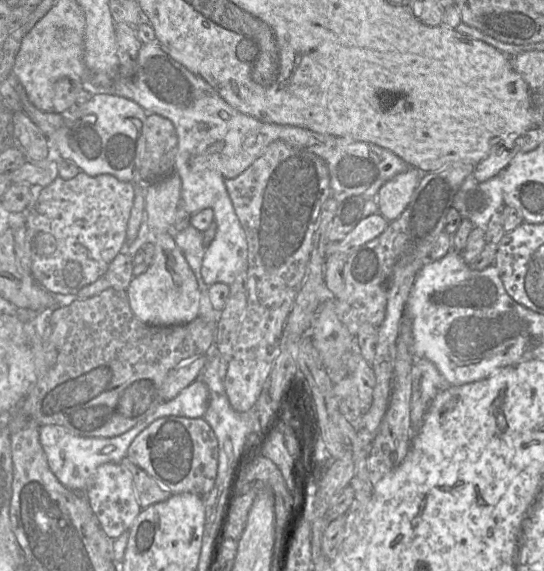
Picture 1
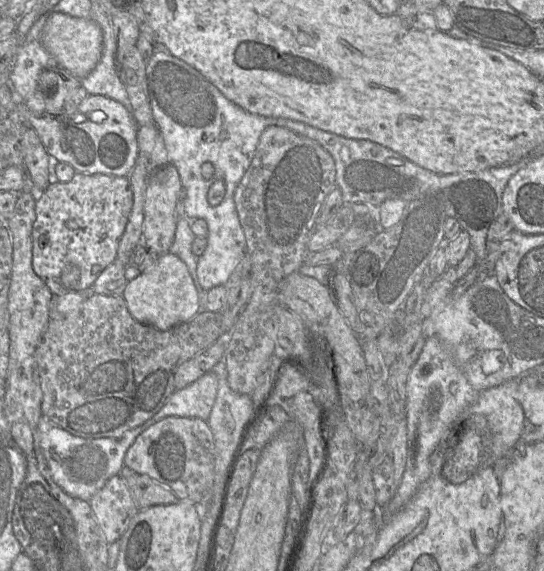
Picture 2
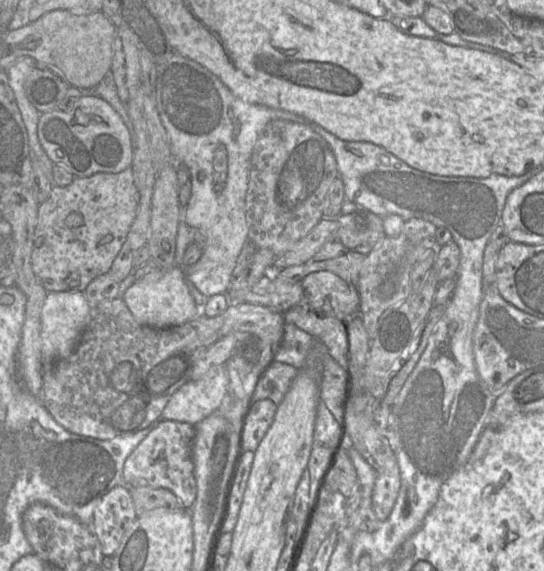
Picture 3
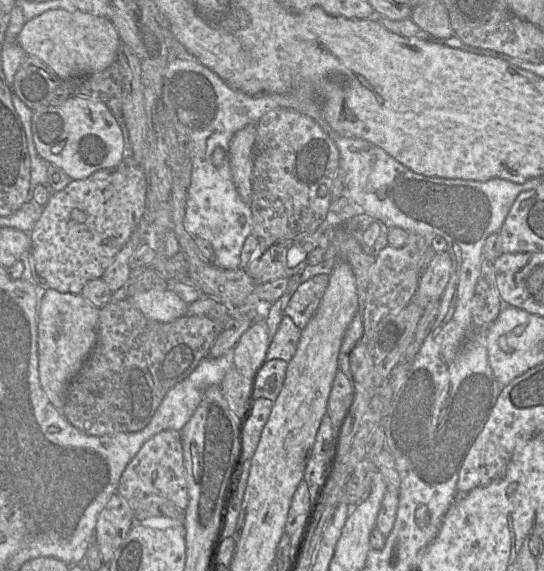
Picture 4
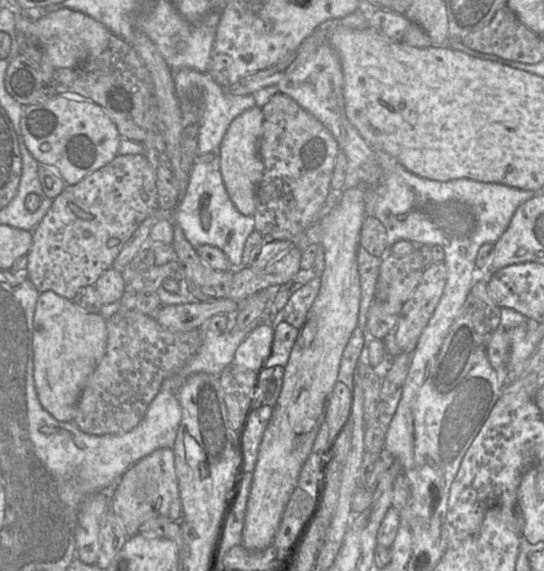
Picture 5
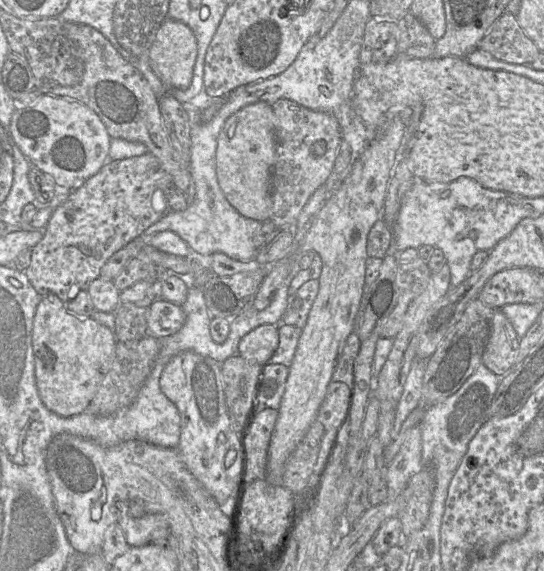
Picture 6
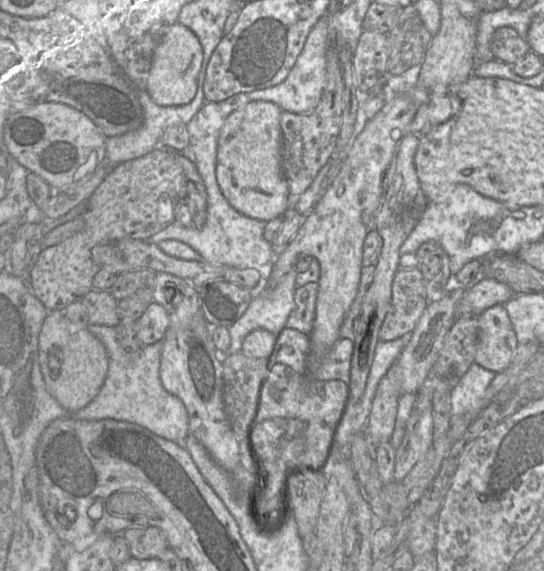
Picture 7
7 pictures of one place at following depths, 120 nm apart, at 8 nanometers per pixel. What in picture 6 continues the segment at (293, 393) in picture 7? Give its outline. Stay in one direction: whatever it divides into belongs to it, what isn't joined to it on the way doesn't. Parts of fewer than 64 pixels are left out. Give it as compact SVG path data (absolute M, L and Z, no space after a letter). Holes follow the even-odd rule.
M282 364L264 365L253 400L255 416L266 408L279 409L288 374L288 367ZM330 382L325 398L319 408L316 420L324 427L318 458L314 467L314 475L322 471L334 444L336 432L346 418L346 411L351 391L342 382Z

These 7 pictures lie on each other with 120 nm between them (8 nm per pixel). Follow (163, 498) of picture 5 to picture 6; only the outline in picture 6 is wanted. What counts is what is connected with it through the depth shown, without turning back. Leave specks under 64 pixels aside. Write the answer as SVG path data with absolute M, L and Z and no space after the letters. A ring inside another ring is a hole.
M117 501L116 508L117 524L122 529L130 547L144 546L152 540L168 535L167 520L162 514L148 513L139 518L131 517L127 503L124 501Z

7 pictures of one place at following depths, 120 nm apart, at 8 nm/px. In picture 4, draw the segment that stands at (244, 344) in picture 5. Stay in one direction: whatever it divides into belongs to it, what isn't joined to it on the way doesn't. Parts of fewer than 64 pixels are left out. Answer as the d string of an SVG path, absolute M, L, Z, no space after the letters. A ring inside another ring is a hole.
M265 321L254 322L234 347L234 367L245 377L253 378L265 363L270 344Z

